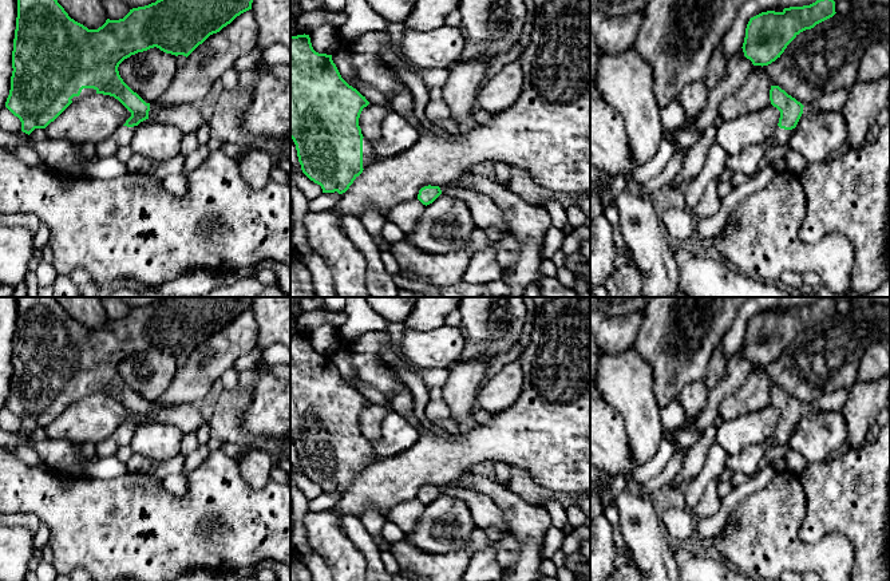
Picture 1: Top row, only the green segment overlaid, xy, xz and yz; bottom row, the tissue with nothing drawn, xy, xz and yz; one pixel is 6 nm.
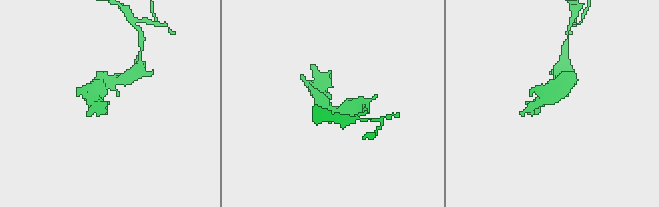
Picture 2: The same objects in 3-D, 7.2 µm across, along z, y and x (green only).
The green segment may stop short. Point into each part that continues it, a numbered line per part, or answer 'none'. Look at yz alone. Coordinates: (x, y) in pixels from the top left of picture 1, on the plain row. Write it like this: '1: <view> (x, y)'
1: yz (780, 437)

